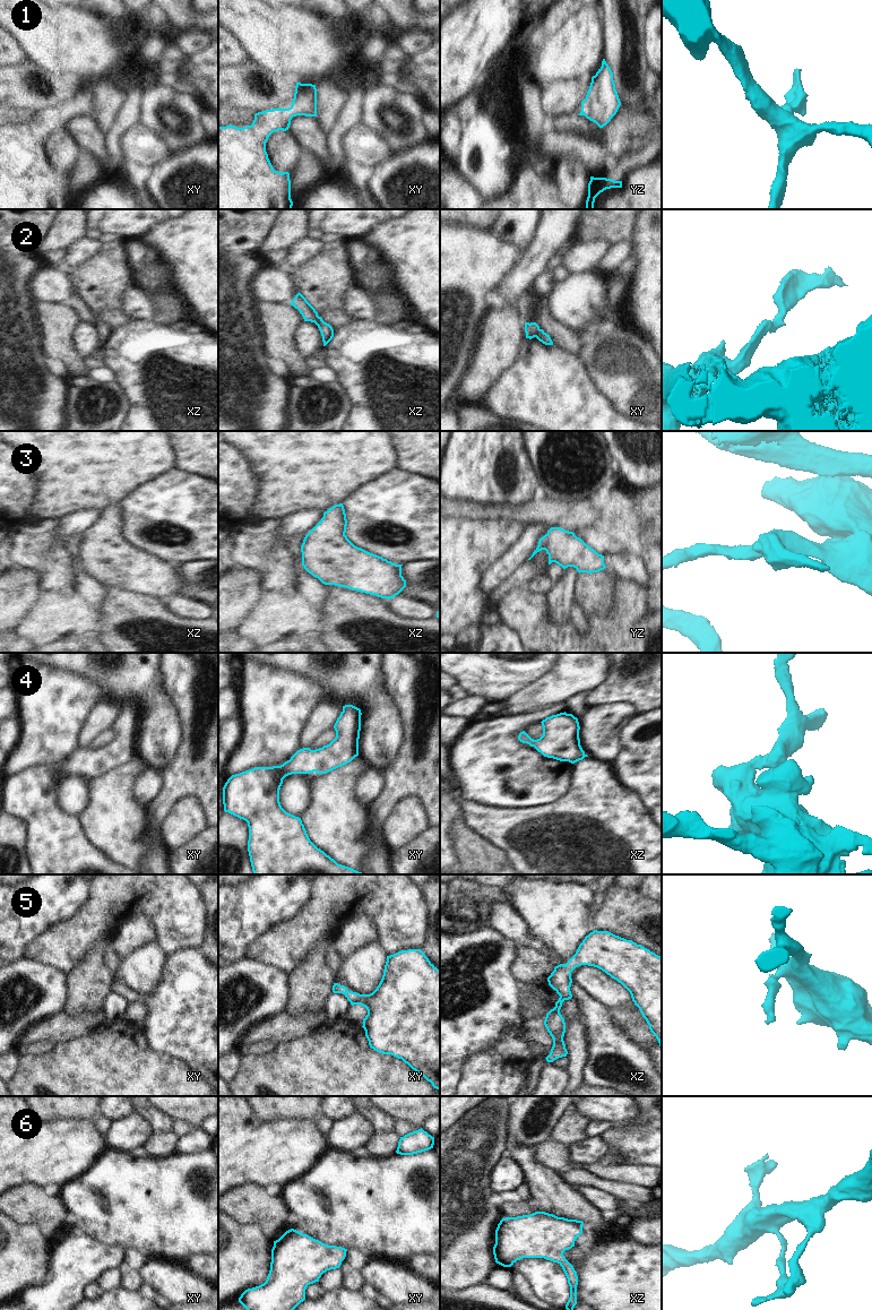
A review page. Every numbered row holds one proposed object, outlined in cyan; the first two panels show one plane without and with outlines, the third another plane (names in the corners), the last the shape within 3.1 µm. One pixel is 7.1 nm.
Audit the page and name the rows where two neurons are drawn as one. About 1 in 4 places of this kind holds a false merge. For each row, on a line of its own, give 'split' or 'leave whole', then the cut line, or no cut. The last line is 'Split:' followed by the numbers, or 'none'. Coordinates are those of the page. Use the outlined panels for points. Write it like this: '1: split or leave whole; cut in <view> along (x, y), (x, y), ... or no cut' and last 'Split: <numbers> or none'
1: leave whole; no cut
2: leave whole; no cut
3: leave whole; no cut
4: leave whole; no cut
5: leave whole; no cut
6: leave whole; no cut
Split: none

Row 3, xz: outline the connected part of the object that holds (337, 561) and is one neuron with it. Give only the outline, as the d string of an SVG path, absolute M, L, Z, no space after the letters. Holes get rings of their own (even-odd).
M343 503L323 512L301 545L302 566L325 585L392 598L405 587L402 566L355 546L345 535Z

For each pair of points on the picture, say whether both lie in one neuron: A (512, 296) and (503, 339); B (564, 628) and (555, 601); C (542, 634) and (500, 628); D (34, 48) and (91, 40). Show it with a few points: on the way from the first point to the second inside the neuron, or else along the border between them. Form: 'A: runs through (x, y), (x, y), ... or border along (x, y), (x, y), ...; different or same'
A: border along (502, 307), (510, 306), (517, 309); different
B: border along (547, 597), (552, 615), (558, 620), (569, 619); different
C: border along (501, 619), (517, 631), (521, 640); different
D: runs through (48, 40), (77, 40); same

